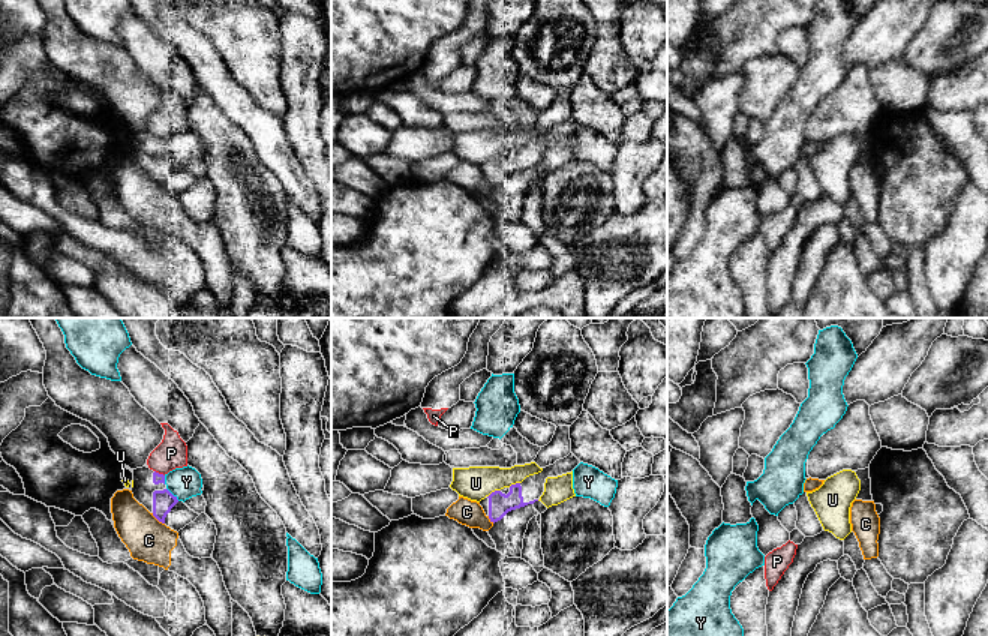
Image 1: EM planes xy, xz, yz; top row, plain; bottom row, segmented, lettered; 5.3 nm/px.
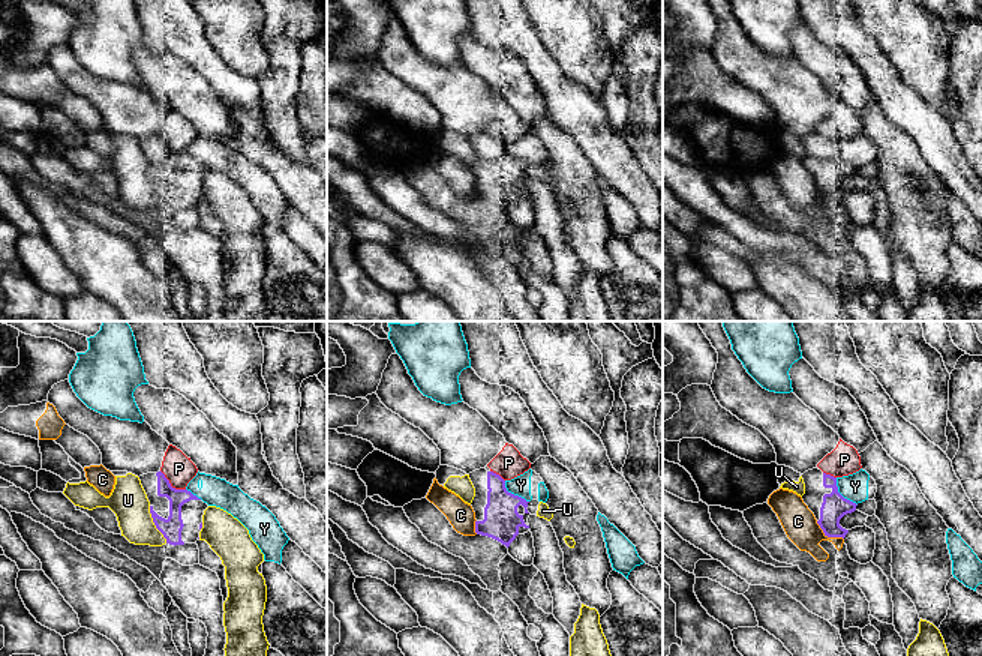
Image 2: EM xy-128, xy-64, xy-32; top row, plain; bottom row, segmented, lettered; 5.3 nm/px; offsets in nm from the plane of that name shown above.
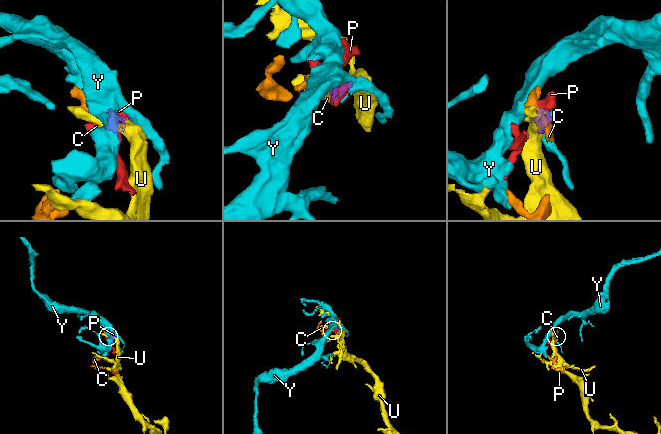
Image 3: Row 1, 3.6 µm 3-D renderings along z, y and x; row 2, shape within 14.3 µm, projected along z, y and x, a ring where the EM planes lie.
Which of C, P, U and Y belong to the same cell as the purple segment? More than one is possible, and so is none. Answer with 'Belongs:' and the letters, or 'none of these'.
Belongs: none of these

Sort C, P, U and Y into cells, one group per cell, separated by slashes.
C / P / U / Y

